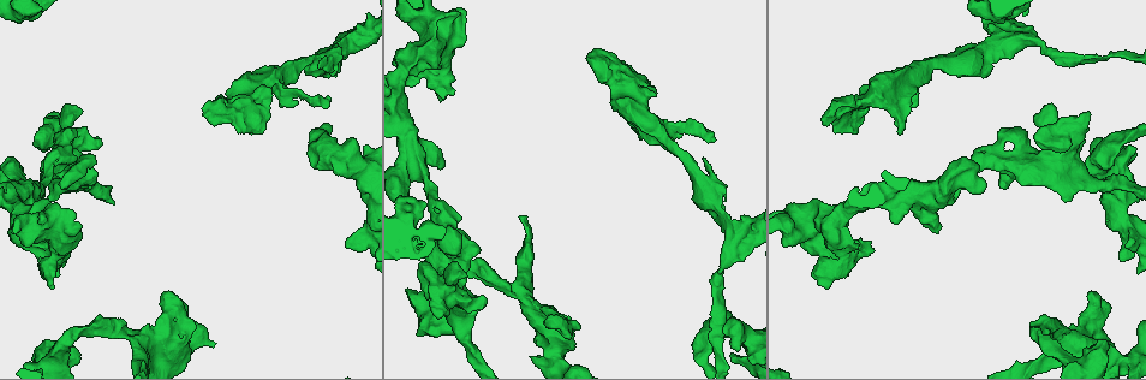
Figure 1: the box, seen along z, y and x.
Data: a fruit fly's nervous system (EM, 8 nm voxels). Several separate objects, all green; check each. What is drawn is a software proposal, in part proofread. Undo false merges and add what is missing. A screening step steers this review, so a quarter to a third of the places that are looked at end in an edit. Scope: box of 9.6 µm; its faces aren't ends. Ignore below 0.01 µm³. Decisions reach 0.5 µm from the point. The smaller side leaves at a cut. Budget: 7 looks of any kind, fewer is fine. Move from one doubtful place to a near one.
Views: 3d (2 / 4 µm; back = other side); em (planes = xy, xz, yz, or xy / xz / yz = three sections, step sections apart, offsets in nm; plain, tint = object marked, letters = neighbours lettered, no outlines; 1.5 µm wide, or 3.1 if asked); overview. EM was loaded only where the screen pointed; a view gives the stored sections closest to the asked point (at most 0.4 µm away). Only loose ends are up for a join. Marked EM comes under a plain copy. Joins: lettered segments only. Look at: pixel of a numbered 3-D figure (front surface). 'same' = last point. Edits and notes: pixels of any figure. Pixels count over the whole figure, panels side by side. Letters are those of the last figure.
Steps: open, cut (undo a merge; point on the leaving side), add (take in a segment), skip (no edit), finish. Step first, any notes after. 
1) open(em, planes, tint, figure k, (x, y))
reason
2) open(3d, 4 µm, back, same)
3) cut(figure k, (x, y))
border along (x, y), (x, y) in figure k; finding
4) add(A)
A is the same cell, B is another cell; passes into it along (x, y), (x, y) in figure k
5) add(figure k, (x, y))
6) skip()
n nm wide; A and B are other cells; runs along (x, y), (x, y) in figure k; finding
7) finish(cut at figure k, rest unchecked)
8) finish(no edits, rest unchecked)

open(em, planes, tint, figure 1, (516, 290))

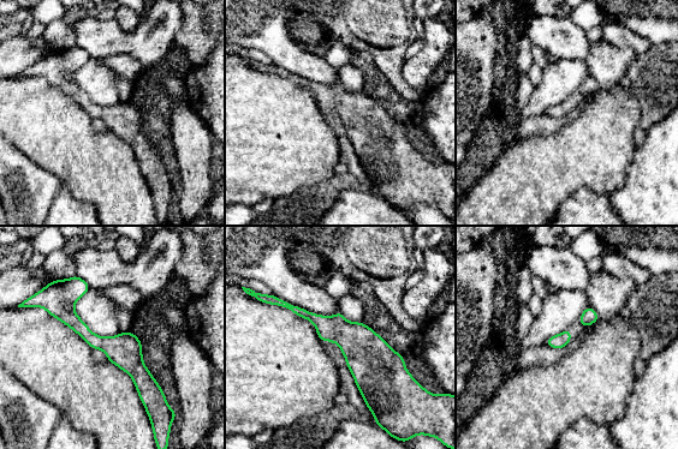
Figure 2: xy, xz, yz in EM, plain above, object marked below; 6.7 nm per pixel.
open(em, planes, letters, same)
what lies round it

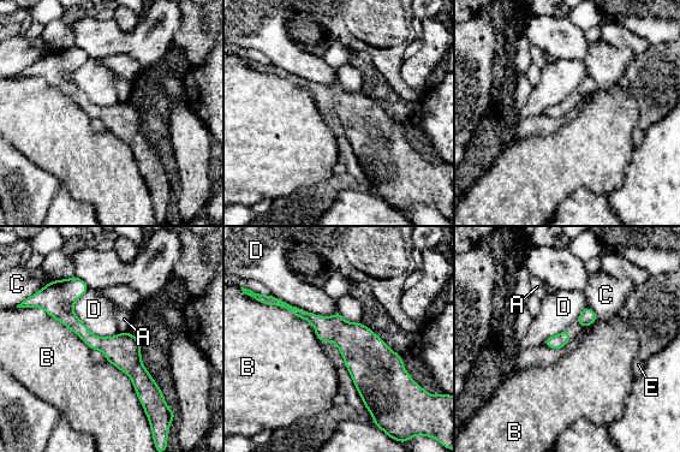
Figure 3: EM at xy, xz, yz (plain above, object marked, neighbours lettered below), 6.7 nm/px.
skip()
A, B, C, D and E are other cells; all the same cell

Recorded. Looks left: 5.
open(3d, 2 µm, figure 1, (1048, 113))
thick end

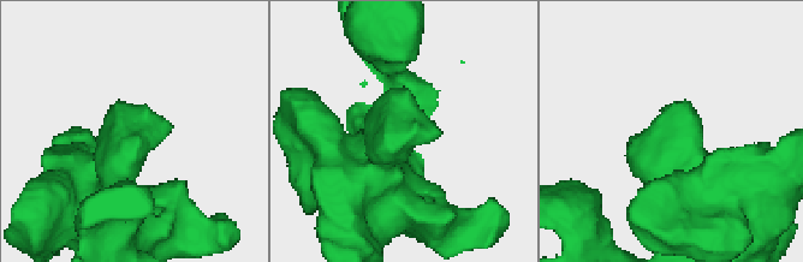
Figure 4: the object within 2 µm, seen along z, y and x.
open(em, planes, letters, figure 4, (670, 134))
now the EM

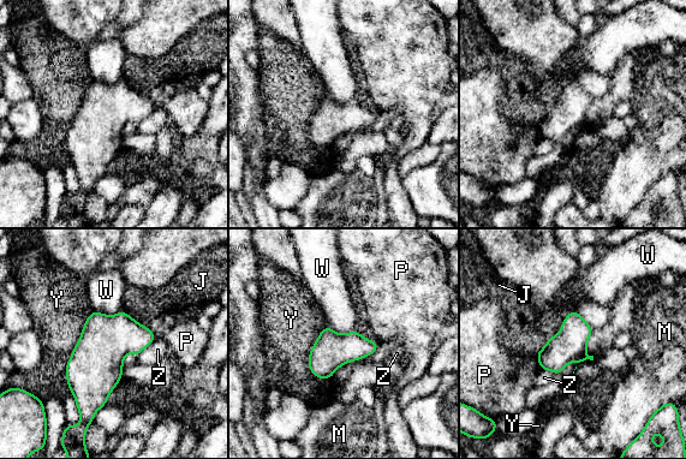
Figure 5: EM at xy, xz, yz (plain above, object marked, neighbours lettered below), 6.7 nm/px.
skip()
J, M, P, W, Y and Z are other cells; border along (574, 309), (548, 339) in figure 5; no lettered segment goes on from it

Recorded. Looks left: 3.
open(em, planes, letters, figure 1, (1103, 56))

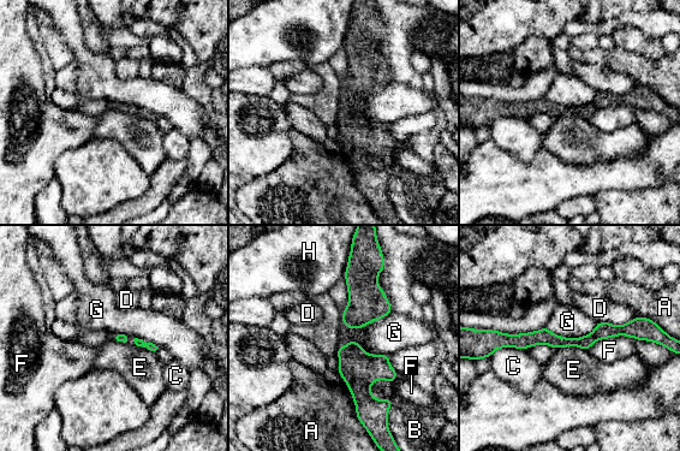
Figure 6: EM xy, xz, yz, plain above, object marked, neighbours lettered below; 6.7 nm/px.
skip()
A, B, C, D, E, F, G and H are other cells; runs along (642, 326), (586, 342), (507, 343) in figure 6; one cell here

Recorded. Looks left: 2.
finish(no edits, rest unchecked)

